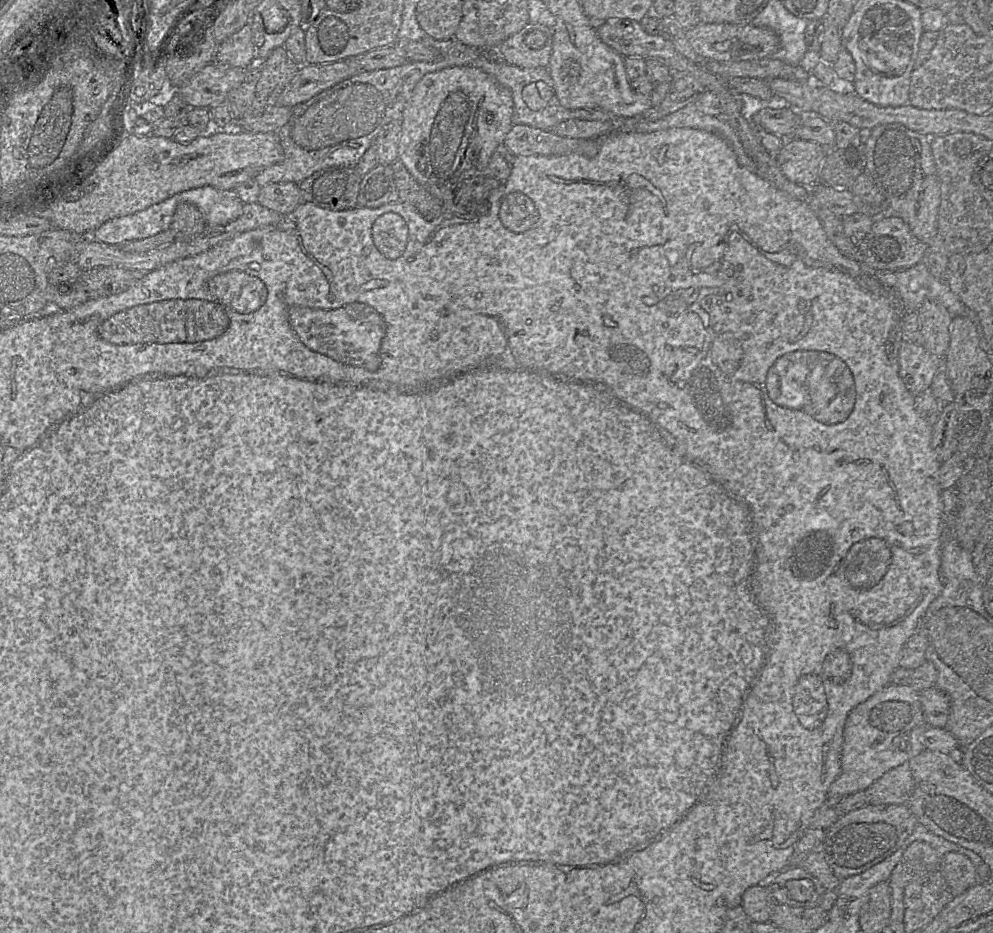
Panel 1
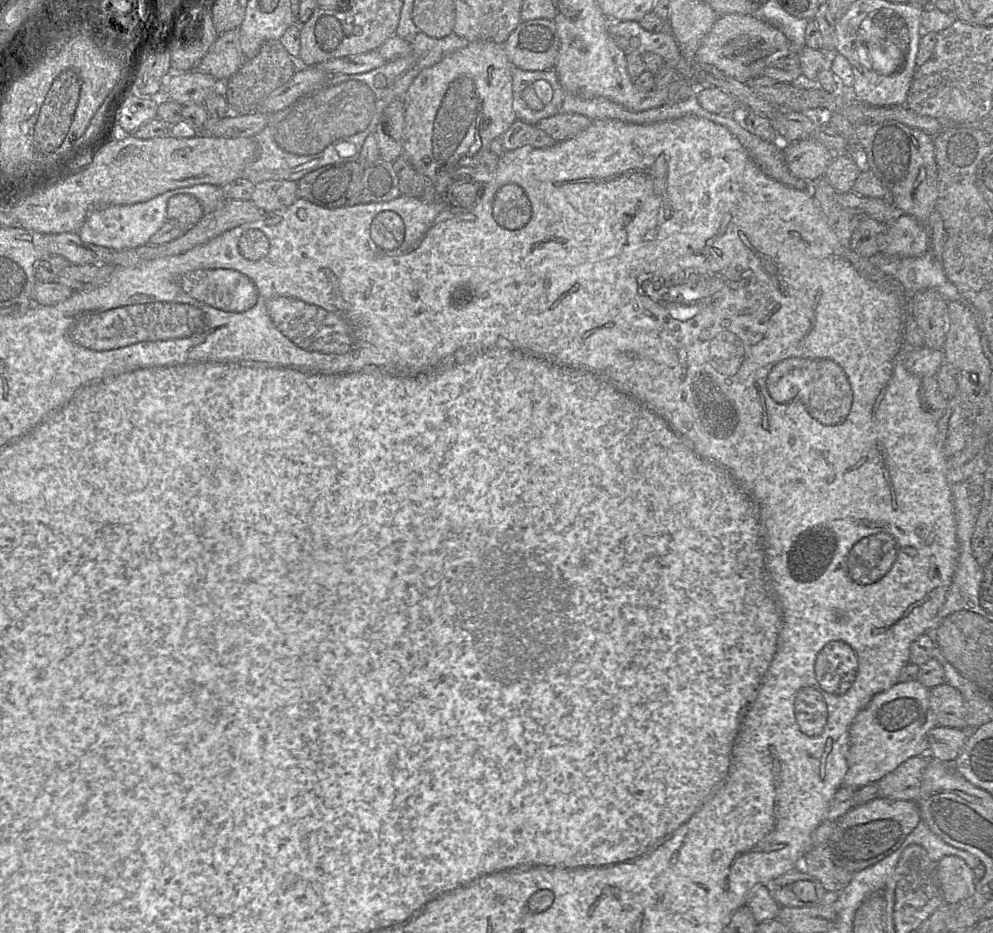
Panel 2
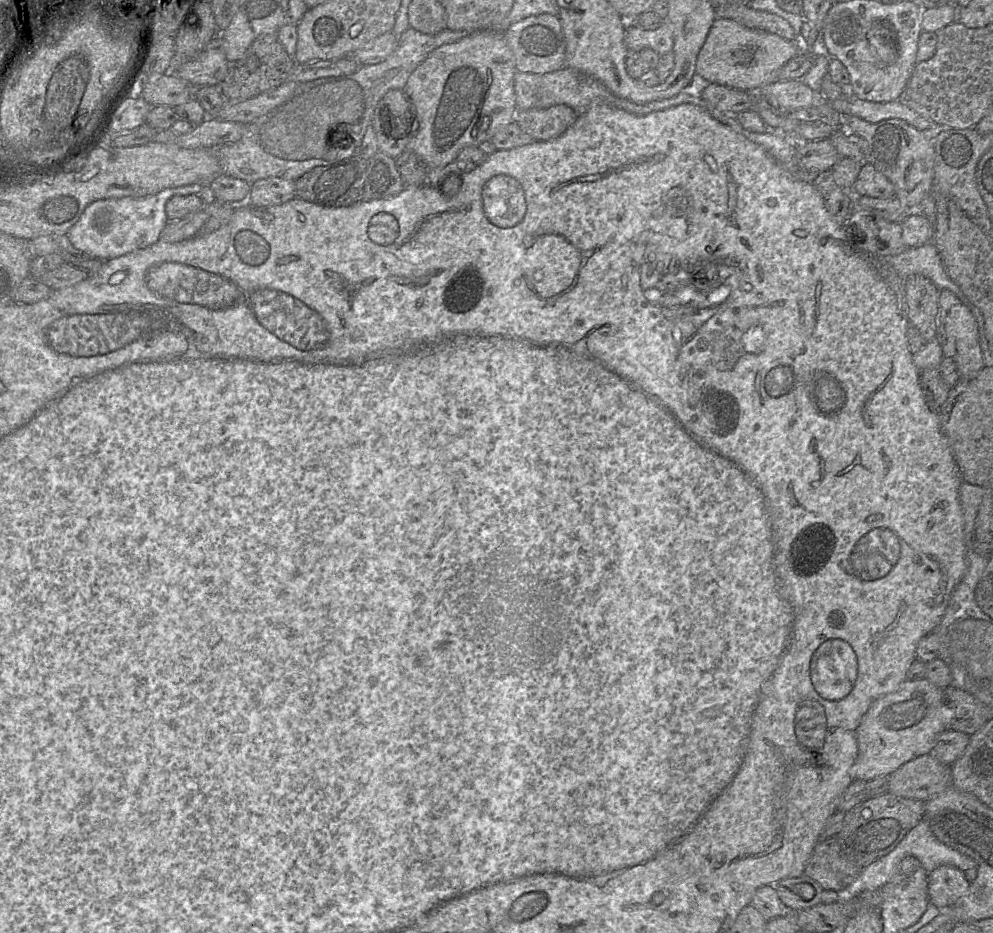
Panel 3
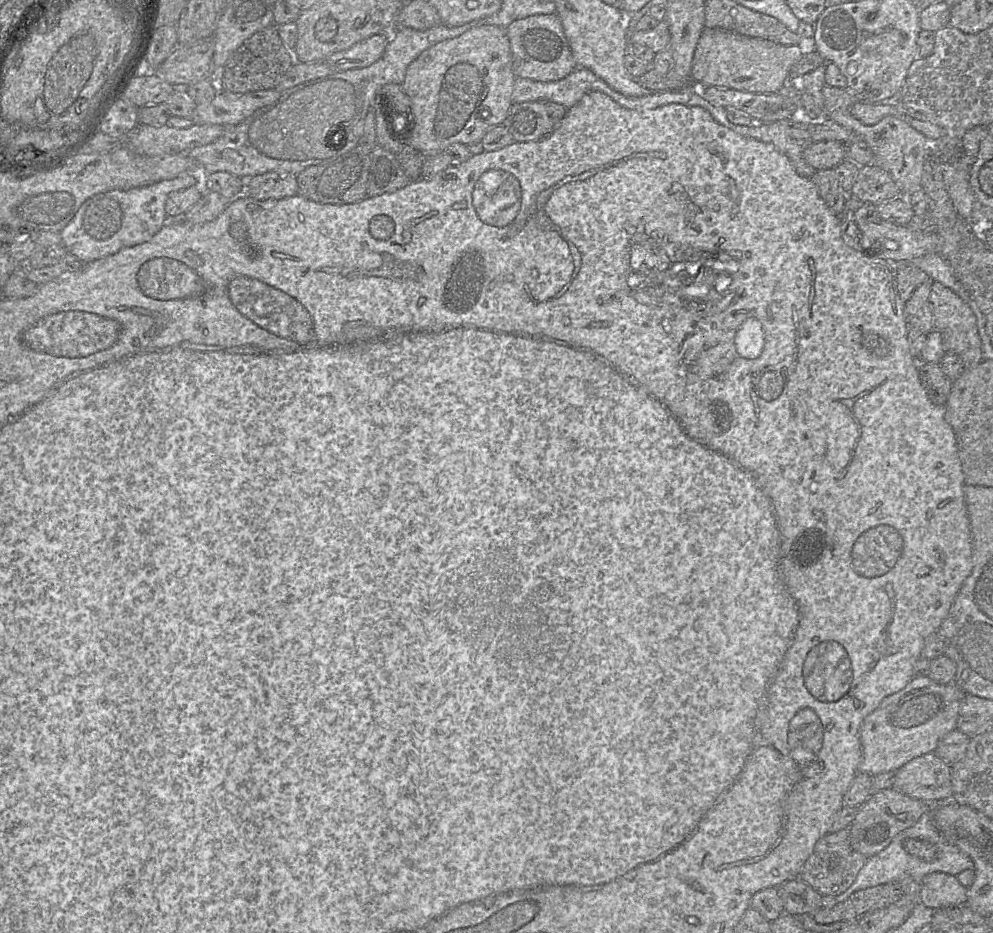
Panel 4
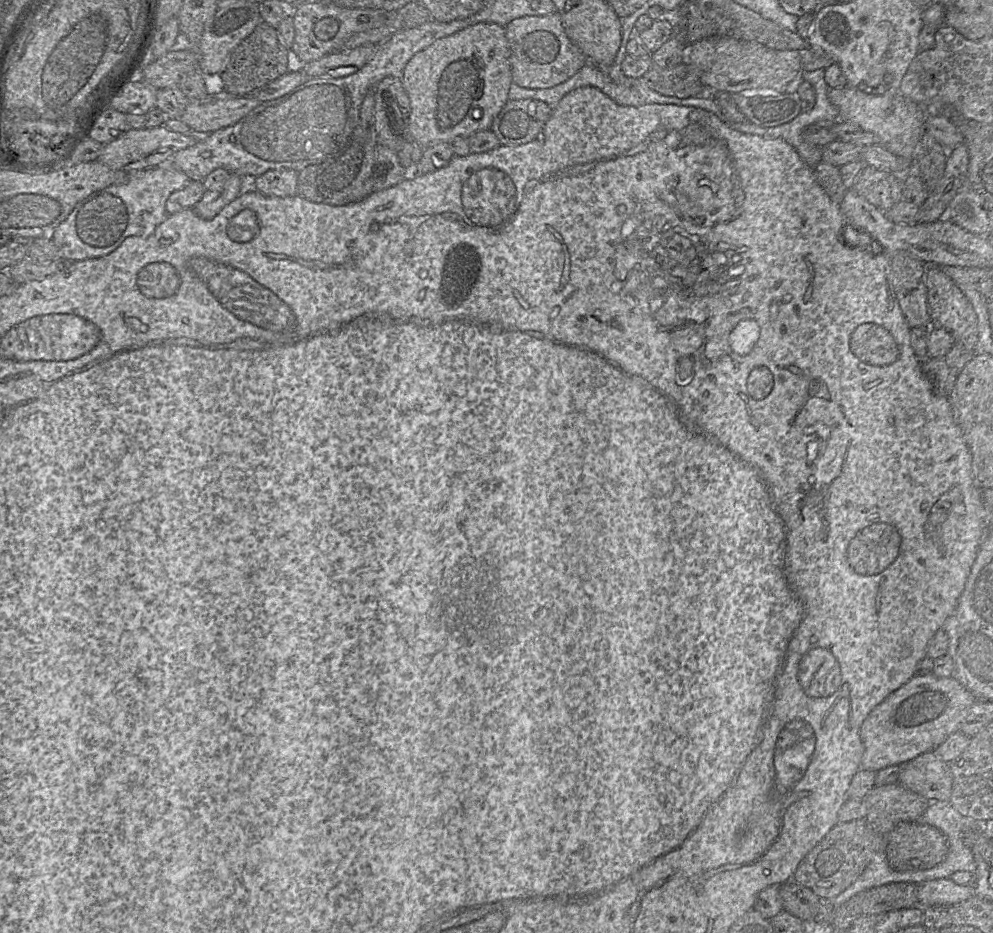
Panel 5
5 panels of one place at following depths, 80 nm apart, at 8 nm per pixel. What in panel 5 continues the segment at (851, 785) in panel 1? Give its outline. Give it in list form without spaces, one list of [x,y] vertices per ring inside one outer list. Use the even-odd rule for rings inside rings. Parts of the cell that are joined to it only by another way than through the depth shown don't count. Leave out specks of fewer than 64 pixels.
[[[934,673],[915,675],[906,684],[888,695],[864,720],[860,737],[865,751],[861,769],[879,771],[892,765],[902,765],[929,751],[934,751],[952,734],[960,731],[970,707],[977,701],[974,695],[954,677],[938,677]]]

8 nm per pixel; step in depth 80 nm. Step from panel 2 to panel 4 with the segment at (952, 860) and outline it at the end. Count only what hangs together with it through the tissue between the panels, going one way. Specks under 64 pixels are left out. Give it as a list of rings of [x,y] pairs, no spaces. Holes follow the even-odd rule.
[[[934,872],[926,875],[921,884],[920,902],[934,910],[946,907],[955,907],[966,904],[967,888],[961,885],[956,876],[943,872]]]

